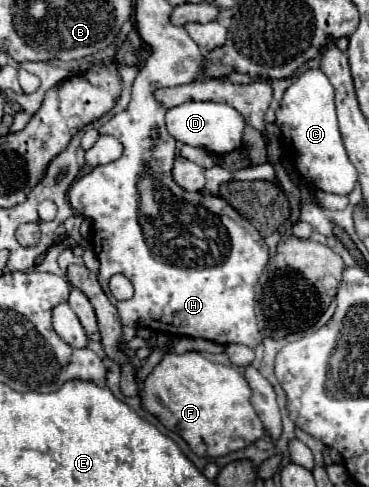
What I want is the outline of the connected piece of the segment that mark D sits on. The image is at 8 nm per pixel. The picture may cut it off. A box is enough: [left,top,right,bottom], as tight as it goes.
[165,102,245,154]

